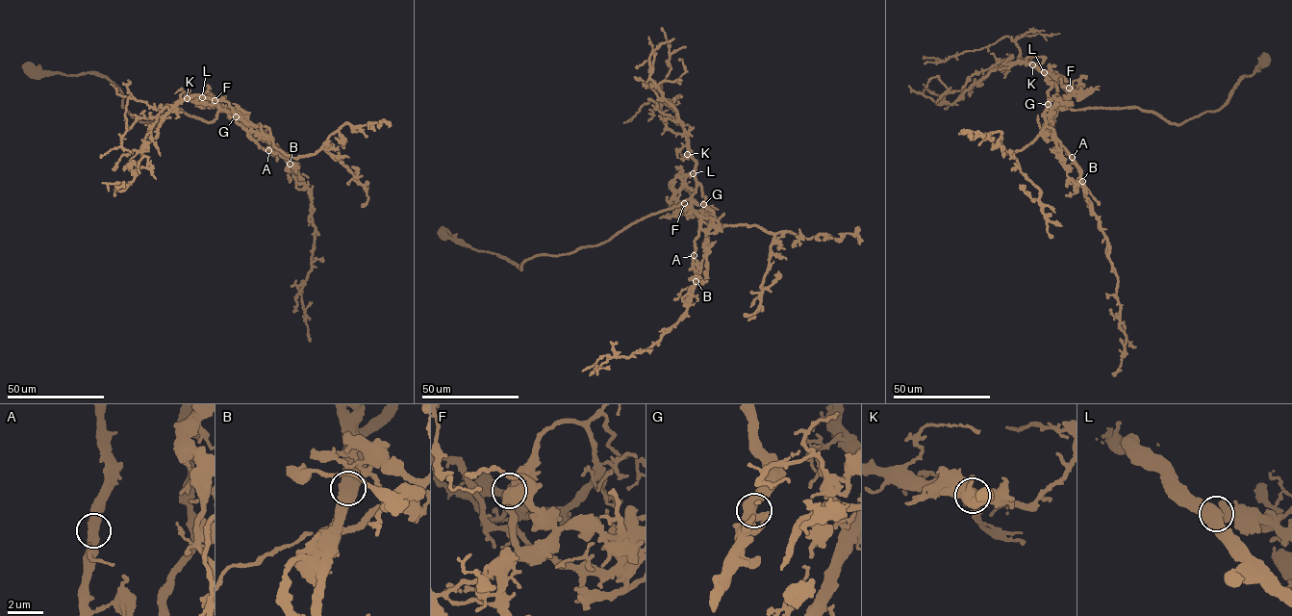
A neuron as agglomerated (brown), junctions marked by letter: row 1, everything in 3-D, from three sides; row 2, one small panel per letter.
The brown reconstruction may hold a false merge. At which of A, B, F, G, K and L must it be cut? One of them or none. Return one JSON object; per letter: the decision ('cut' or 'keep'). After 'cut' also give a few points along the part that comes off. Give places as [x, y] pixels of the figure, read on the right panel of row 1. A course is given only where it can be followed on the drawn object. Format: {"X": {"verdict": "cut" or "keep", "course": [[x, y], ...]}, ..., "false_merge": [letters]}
{"A": {"verdict": "keep"}, "B": {"verdict": "keep"}, "F": {"verdict": "keep"}, "G": {"verdict": "keep"}, "K": {"verdict": "keep"}, "L": {"verdict": "keep"}, "false_merge": []}

